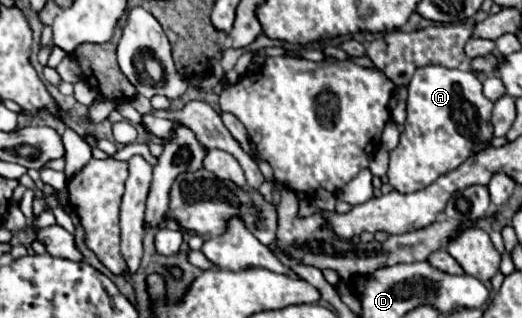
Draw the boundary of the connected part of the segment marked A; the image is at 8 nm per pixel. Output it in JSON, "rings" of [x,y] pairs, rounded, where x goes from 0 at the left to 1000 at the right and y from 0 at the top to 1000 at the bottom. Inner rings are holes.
{"rings":[[[854,211],[797,217],[782,261],[774,412],[762,462],[747,475],[747,582],[766,607],[812,594],[897,494],[927,475],[946,437],[939,355],[943,318],[927,305],[923,261],[908,230]]]}

